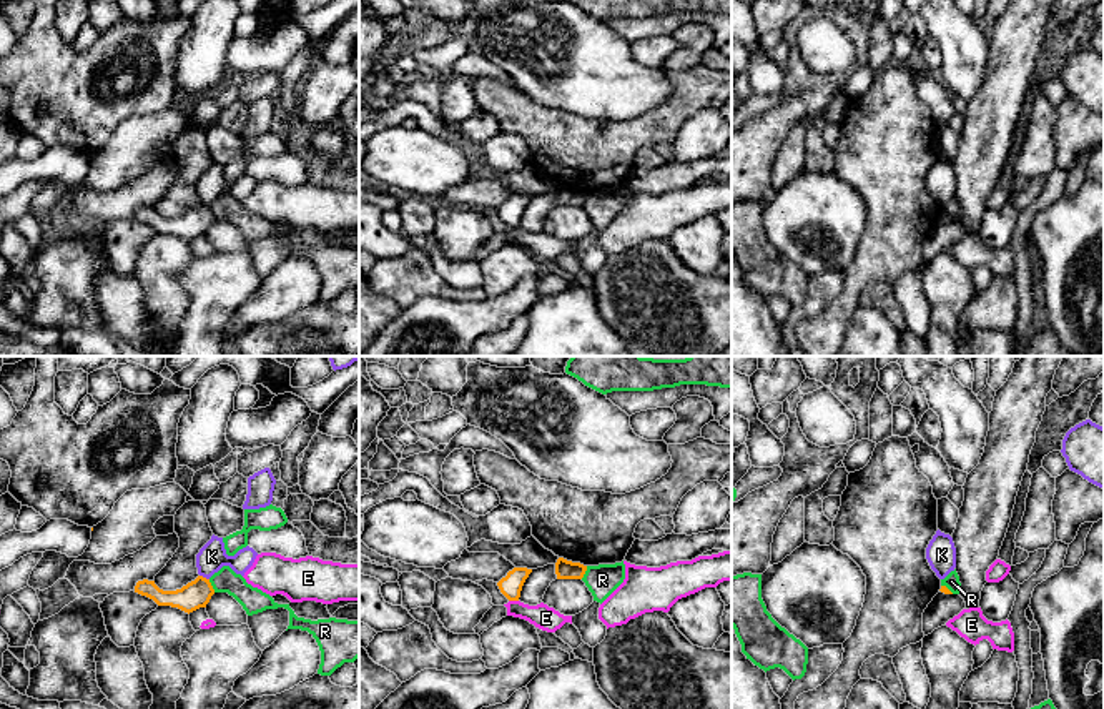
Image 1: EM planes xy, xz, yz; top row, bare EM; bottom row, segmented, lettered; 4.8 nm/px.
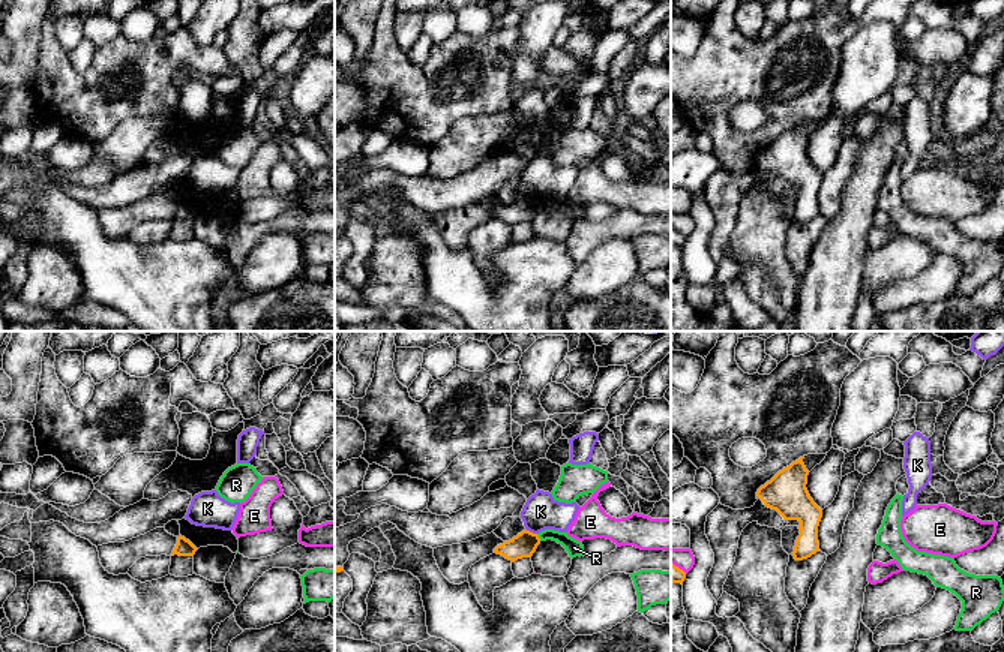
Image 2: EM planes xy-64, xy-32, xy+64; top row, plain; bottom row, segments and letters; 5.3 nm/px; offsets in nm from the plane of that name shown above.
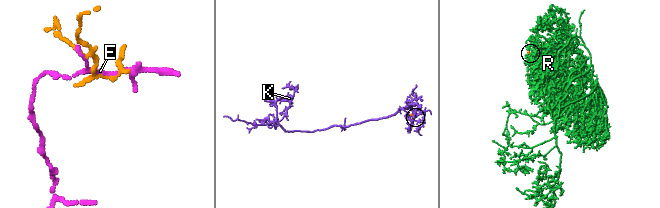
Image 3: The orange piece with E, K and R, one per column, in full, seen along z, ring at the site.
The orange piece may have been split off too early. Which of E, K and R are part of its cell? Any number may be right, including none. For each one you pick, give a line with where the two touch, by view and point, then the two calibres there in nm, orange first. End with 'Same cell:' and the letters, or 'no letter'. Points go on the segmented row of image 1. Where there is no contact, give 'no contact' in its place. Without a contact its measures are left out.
Same cell: no letter

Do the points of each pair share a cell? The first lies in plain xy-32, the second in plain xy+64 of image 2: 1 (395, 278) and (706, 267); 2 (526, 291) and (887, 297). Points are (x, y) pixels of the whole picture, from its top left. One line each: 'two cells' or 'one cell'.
1: two cells
2: two cells

